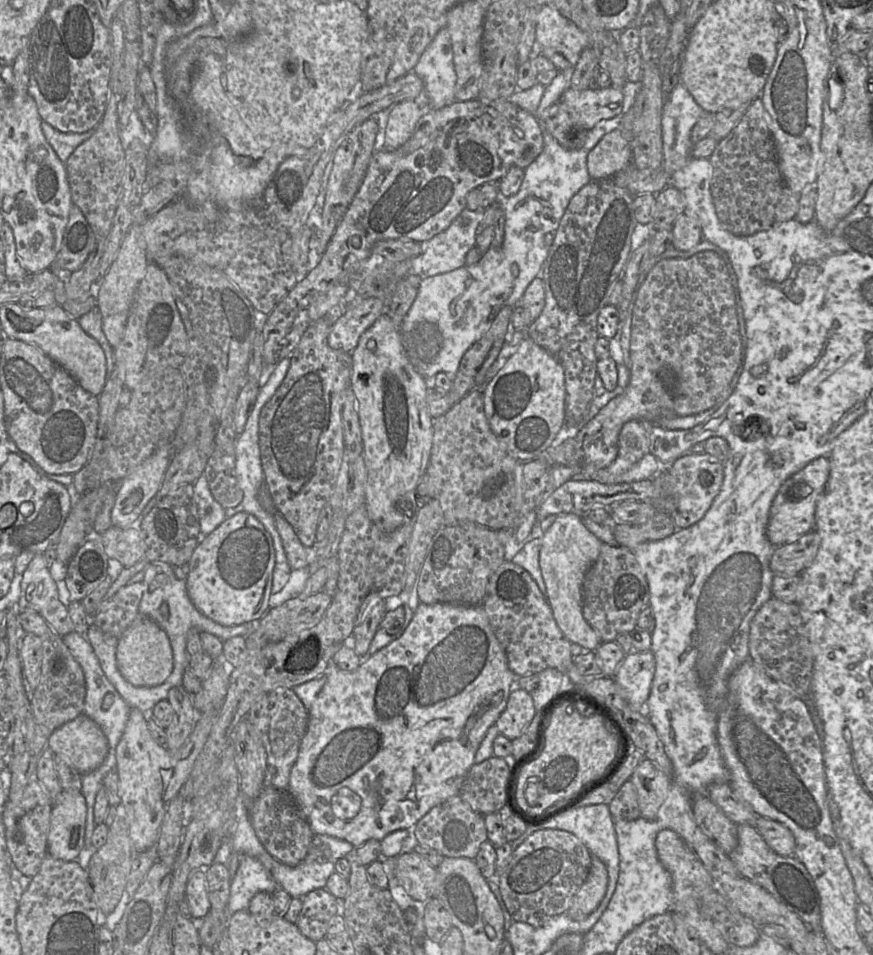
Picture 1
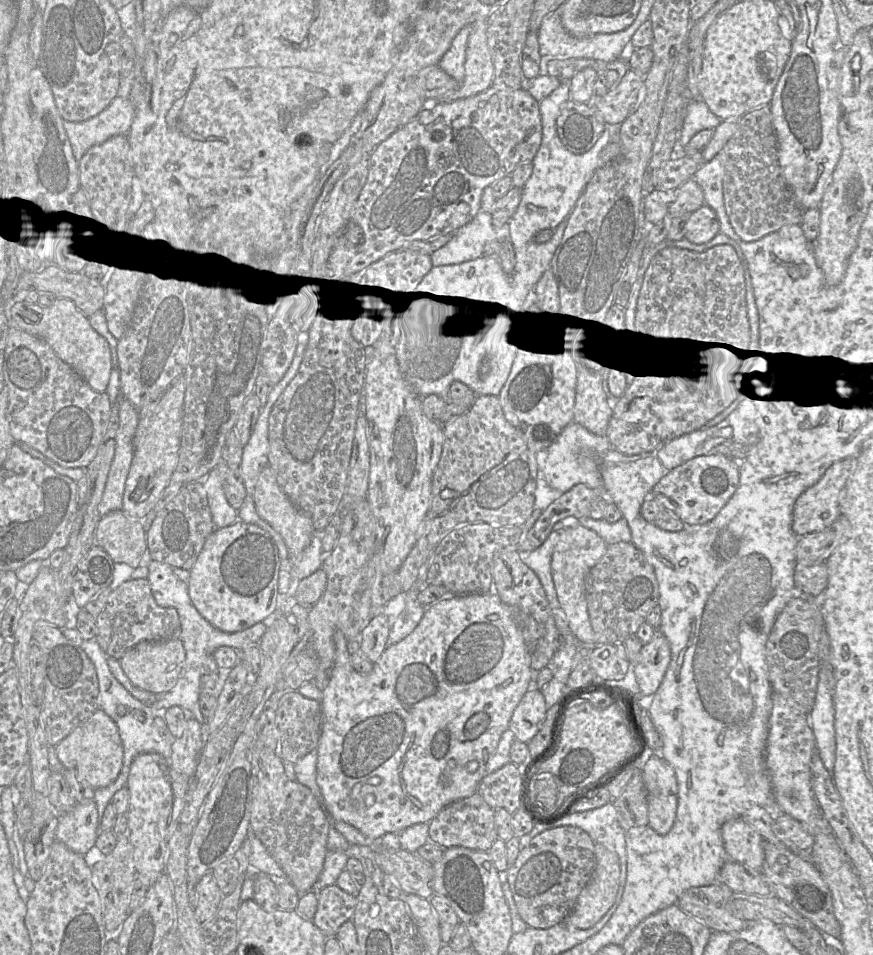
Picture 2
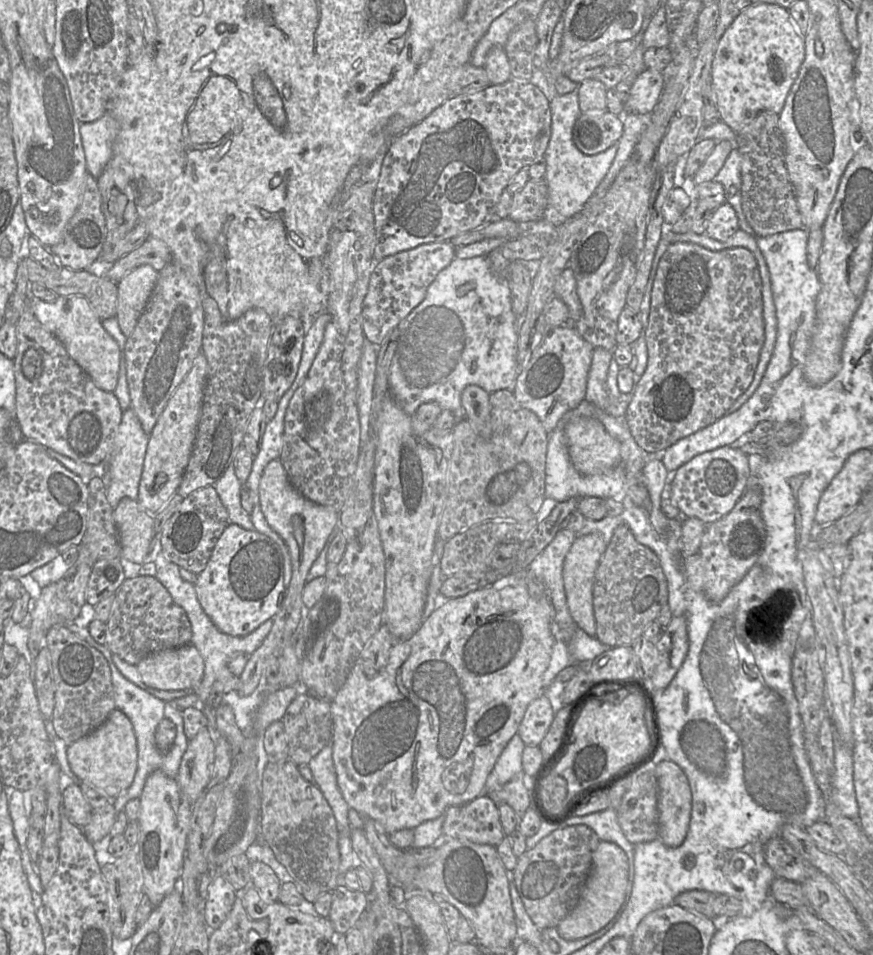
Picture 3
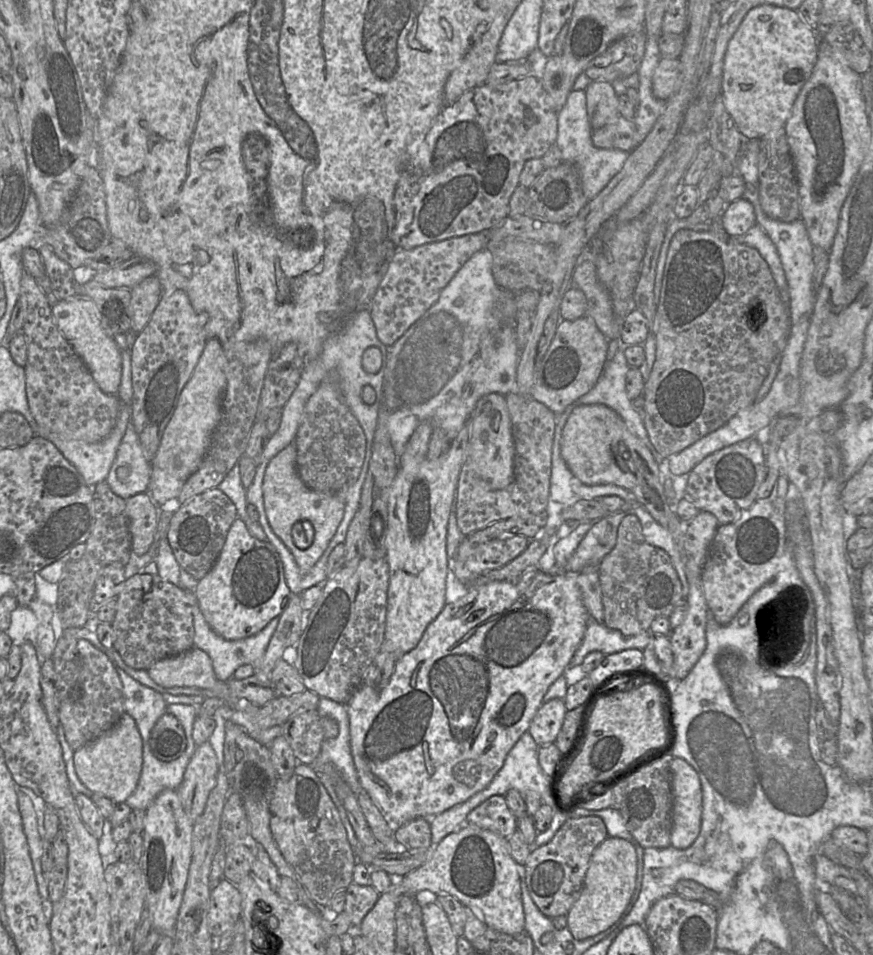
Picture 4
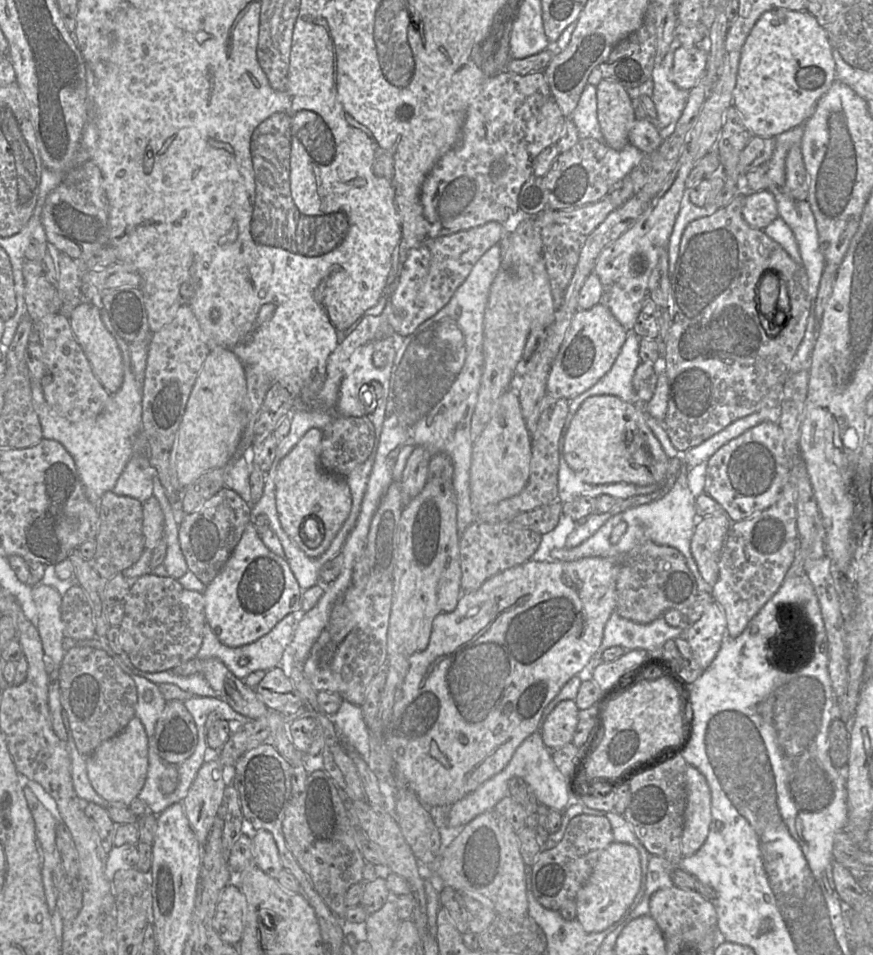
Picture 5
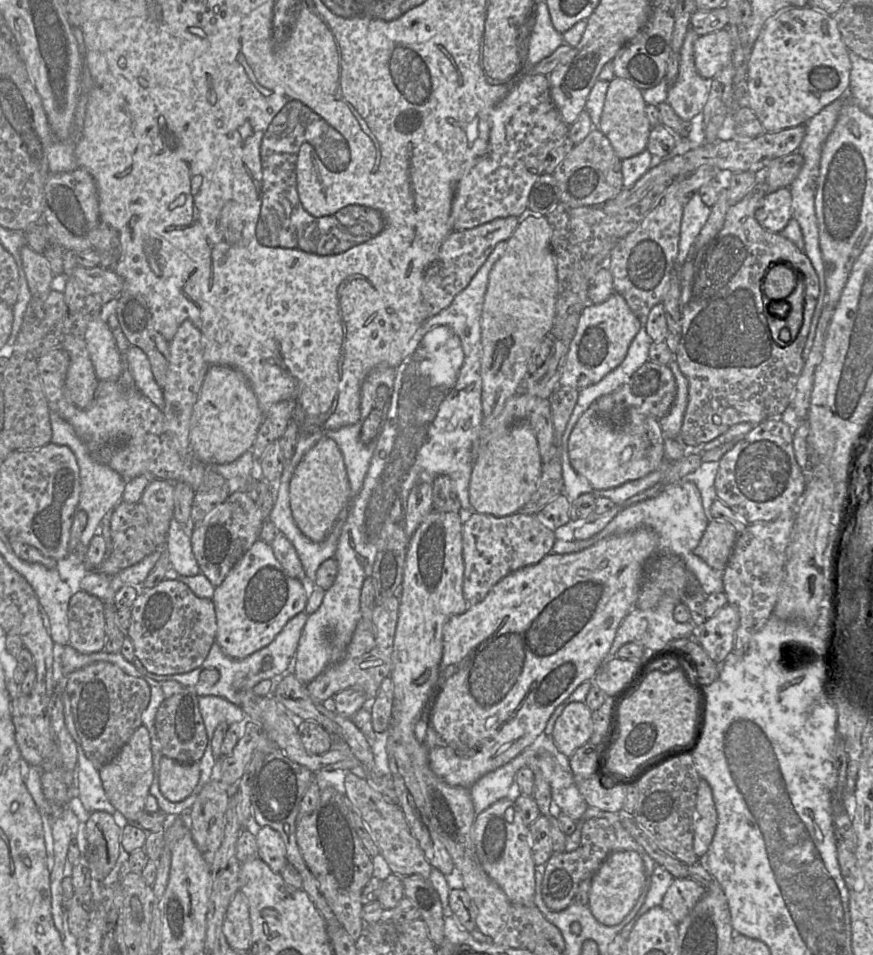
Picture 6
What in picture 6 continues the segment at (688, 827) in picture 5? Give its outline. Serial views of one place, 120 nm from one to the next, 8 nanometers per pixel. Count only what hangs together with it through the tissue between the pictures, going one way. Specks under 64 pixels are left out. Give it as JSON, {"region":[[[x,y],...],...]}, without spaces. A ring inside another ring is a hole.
{"region":[[[701,779],[697,791],[693,849],[698,858],[704,856],[717,826],[717,812],[709,784]]]}

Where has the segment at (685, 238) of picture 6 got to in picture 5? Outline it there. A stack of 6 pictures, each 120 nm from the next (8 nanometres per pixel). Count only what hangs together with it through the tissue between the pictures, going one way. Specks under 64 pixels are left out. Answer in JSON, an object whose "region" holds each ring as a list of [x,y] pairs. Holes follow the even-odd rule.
{"region":[[[684,196],[667,247],[668,270],[670,272],[670,275],[675,269],[676,261],[679,254],[680,242],[685,228],[691,222],[706,216],[707,210],[704,207],[695,206],[690,202],[687,196]]]}

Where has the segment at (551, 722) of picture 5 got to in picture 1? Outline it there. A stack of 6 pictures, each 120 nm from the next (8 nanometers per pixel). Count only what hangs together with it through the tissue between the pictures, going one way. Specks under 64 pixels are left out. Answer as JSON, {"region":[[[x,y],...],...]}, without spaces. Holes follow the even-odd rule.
{"region":[[[520,688],[510,693],[507,705],[494,725],[501,735],[513,741],[527,730],[535,715],[530,693]]]}

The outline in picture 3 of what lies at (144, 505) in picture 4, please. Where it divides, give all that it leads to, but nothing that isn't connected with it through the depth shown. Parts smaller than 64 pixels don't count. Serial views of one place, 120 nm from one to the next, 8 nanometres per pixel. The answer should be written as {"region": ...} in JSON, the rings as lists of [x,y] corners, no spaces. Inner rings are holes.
{"region":[[[123,498],[114,508],[113,519],[121,544],[121,558],[142,565],[147,557],[154,528],[154,515],[147,512],[137,500]]]}

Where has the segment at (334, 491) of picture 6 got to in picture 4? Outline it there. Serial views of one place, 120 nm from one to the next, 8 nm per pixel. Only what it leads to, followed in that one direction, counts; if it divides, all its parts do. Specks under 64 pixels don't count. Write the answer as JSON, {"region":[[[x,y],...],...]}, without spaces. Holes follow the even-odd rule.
{"region":[[[295,443],[274,456],[265,470],[262,489],[266,516],[273,531],[290,549],[299,568],[306,571],[317,563],[335,535],[344,516],[345,500],[308,488],[297,473],[296,458]],[[304,521],[312,524],[314,539],[310,547],[301,549],[296,543],[296,537]]]}

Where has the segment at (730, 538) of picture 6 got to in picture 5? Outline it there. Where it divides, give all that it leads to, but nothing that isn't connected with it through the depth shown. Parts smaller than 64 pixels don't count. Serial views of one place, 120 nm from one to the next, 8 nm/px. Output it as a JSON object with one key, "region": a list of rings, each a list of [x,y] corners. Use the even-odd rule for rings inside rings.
{"region":[[[724,511],[699,518],[691,538],[691,554],[703,579],[714,586],[719,577],[719,558],[732,522]]]}

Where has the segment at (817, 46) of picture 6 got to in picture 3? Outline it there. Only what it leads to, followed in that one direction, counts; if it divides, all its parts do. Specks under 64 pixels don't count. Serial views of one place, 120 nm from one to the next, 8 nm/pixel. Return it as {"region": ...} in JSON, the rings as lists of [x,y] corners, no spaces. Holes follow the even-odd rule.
{"region":[[[756,3],[743,9],[718,41],[711,88],[720,119],[739,133],[762,111],[782,111],[805,57],[805,41],[788,9]]]}

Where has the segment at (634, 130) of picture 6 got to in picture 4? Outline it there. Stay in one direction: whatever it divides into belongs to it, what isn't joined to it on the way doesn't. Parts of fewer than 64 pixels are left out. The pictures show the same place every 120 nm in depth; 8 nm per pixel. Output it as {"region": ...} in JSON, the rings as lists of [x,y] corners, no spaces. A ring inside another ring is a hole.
{"region":[[[592,81],[585,89],[588,118],[593,129],[601,128],[619,113],[618,94],[607,81]]]}

